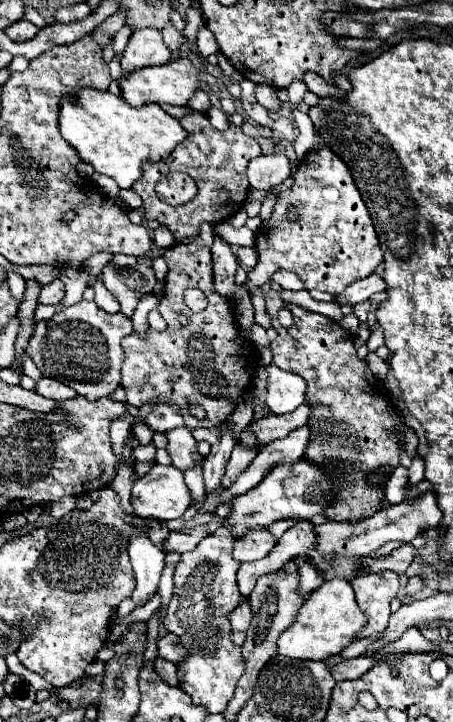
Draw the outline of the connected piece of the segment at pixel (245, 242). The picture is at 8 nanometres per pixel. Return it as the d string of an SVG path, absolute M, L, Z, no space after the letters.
M221 222L221 224L215 224L215 232L223 232L223 238L225 238L229 244L237 244L237 246L255 246L255 232L249 230L247 226L235 230L231 224Z

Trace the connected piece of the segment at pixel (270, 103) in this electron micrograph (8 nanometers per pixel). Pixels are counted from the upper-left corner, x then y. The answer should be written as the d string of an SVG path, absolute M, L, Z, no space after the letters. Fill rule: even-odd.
M259 84L255 88L255 94L257 94L257 100L271 112L271 110L279 110L279 100L275 96L275 90L271 90L271 86L265 86L265 84Z

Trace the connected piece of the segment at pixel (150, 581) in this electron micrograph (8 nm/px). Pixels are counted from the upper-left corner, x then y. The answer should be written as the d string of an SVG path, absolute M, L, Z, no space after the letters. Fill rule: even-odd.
M133 536L129 544L131 566L137 576L137 586L131 594L137 606L143 606L159 588L159 578L165 566L165 552L155 548L147 536Z

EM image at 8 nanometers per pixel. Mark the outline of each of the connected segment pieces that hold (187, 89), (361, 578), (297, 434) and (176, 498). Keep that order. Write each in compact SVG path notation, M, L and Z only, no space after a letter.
M173 58L161 66L147 66L139 72L131 72L131 76L123 76L121 82L123 100L135 108L145 104L173 104L173 106L187 106L195 90L199 88L199 72L189 58Z
M381 572L381 574L361 574L351 580L351 586L357 596L357 604L361 612L367 616L367 624L355 636L355 640L369 638L373 634L383 632L387 620L391 616L389 604L397 596L399 578L395 572Z
M301 426L301 428L295 428L295 432L291 432L291 436L273 440L267 446L263 446L259 456L253 460L251 468L247 468L247 472L243 472L243 476L239 476L239 480L235 480L231 490L225 490L221 494L219 502L227 502L229 498L255 488L267 476L267 472L271 472L271 468L275 468L275 464L293 464L295 460L301 460L305 454L305 448L311 442L311 436L313 436L311 428Z
M155 464L131 490L131 506L137 516L159 522L181 518L189 504L191 496L183 482L183 472L175 466Z

